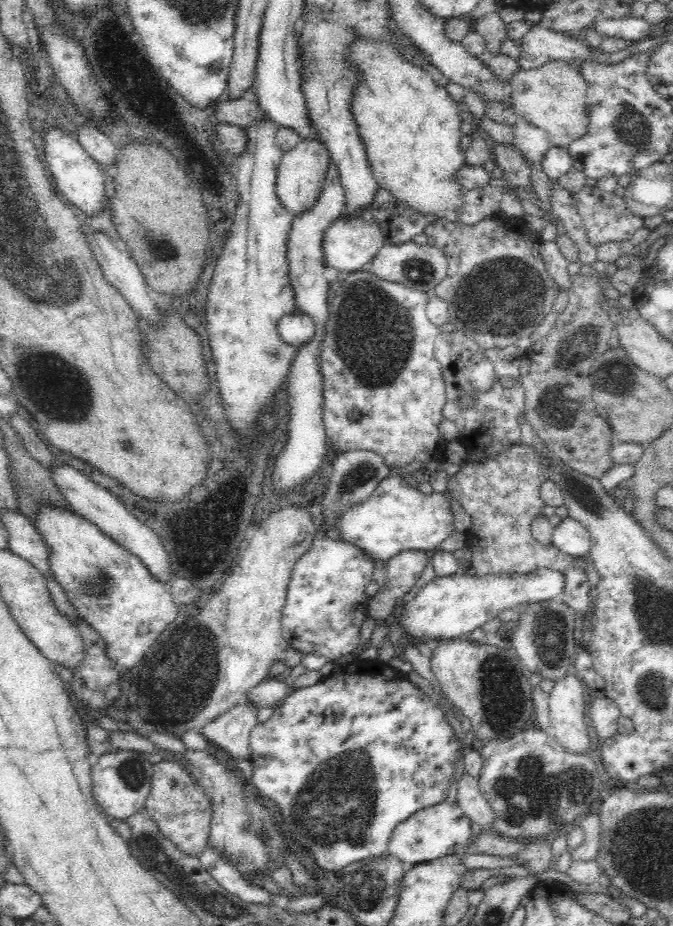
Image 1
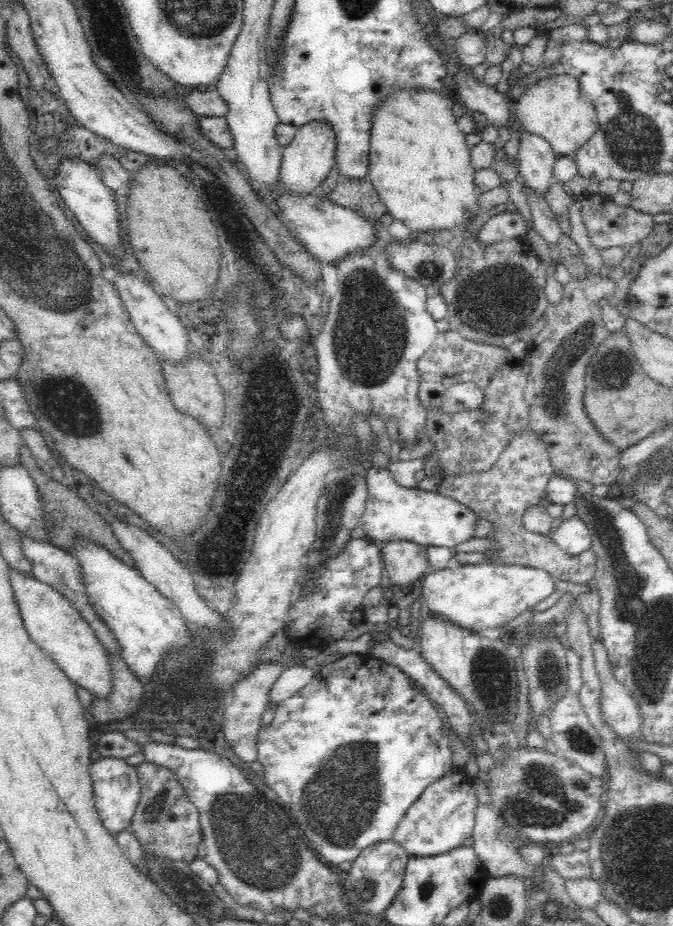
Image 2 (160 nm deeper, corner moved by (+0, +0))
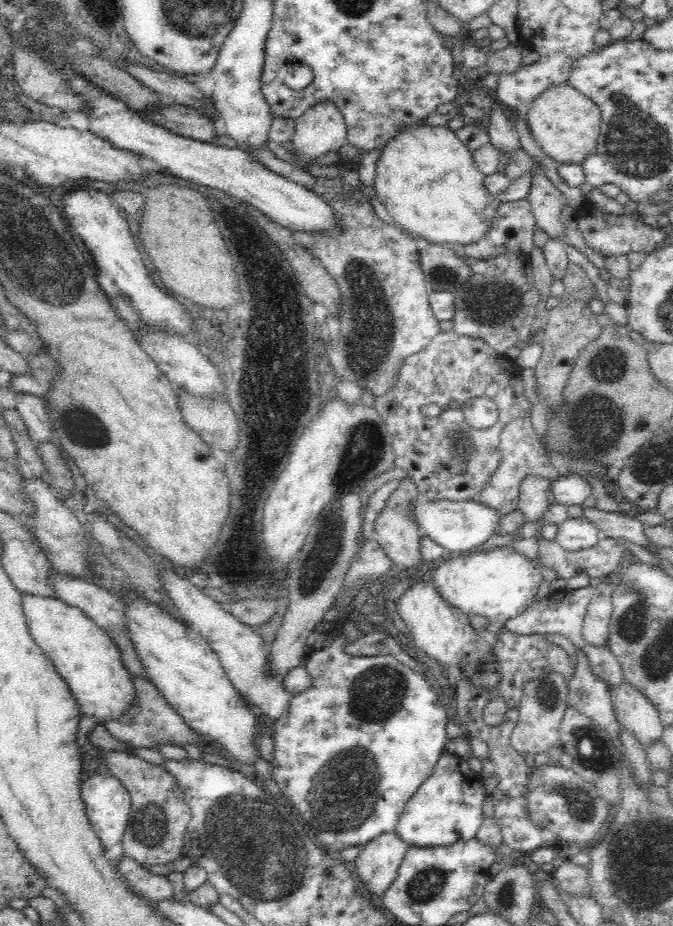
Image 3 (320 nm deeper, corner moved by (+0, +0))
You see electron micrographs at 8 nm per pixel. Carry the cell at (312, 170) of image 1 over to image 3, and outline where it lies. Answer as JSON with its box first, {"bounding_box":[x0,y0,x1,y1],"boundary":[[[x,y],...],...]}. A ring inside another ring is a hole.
{"bounding_box":[292,101,348,166],"boundary":[[[320,101],[296,118],[292,144],[296,147],[296,166],[310,166],[314,158],[339,151],[348,144],[344,115],[330,101]]]}

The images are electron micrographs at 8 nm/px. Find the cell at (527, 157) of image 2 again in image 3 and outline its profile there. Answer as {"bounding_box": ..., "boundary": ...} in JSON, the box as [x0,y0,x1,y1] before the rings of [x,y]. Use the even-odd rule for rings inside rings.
{"bounding_box":[527,165,567,242],"boundary":[[[535,165],[531,172],[532,186],[527,199],[535,217],[535,225],[548,235],[548,239],[564,242],[566,233],[565,224],[561,222],[561,213],[567,205],[566,197],[544,175],[542,169]]]}

